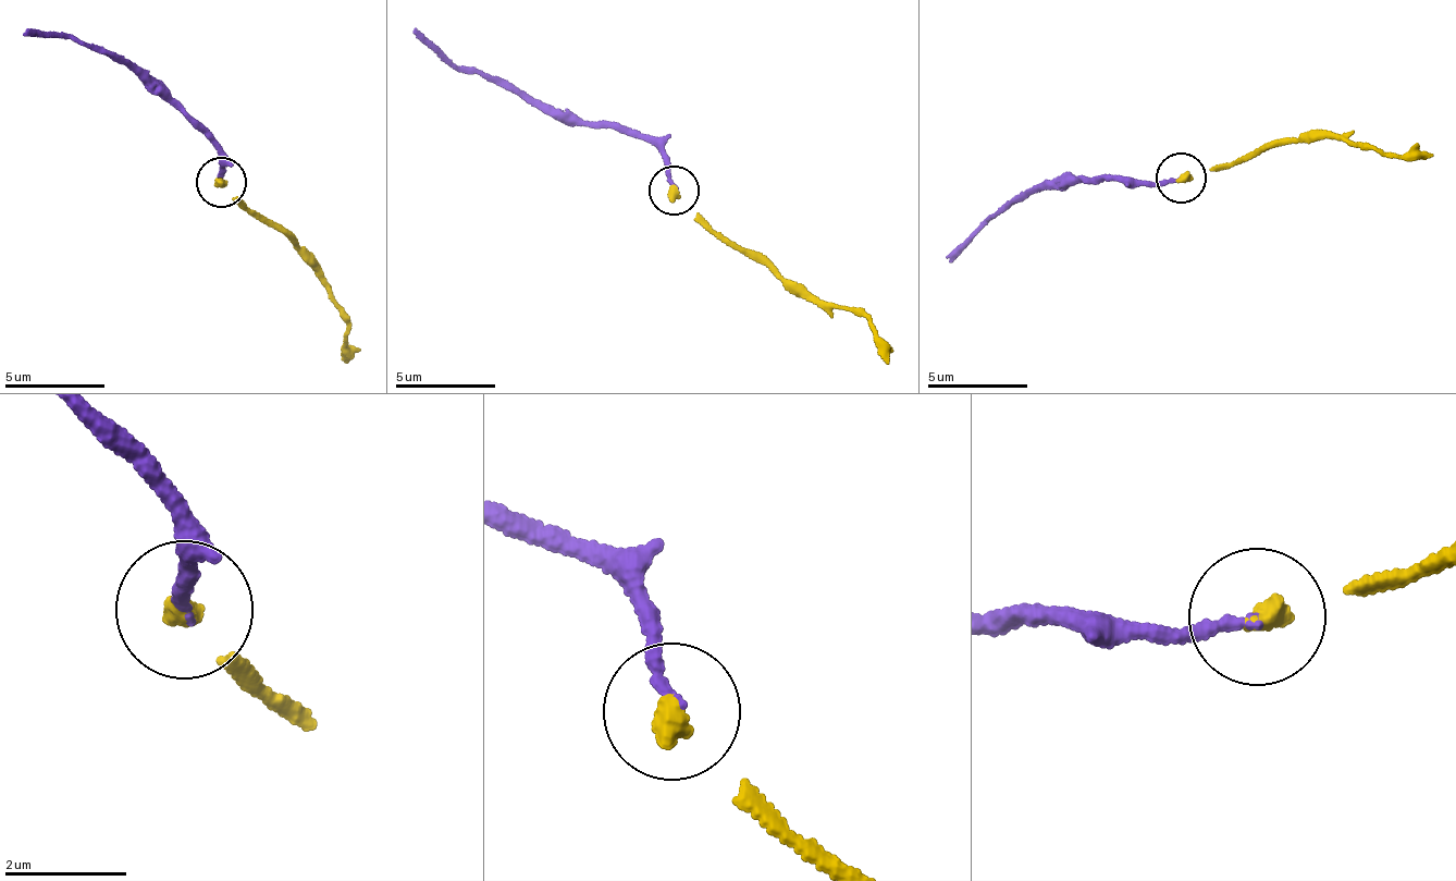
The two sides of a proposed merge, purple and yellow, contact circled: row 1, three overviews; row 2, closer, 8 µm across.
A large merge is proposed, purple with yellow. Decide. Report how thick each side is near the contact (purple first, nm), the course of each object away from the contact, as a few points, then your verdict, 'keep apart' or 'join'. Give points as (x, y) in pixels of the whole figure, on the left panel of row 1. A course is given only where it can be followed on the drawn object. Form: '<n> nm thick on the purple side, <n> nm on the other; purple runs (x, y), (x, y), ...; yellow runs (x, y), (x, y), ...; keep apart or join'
160 nm thick on the purple side, 360 nm on the other; purple runs (222, 182), (225, 167), (211, 141), (114, 57), (27, 27); yellow runs (222, 182), (318, 259), (348, 329), (340, 352), (348, 363); join

